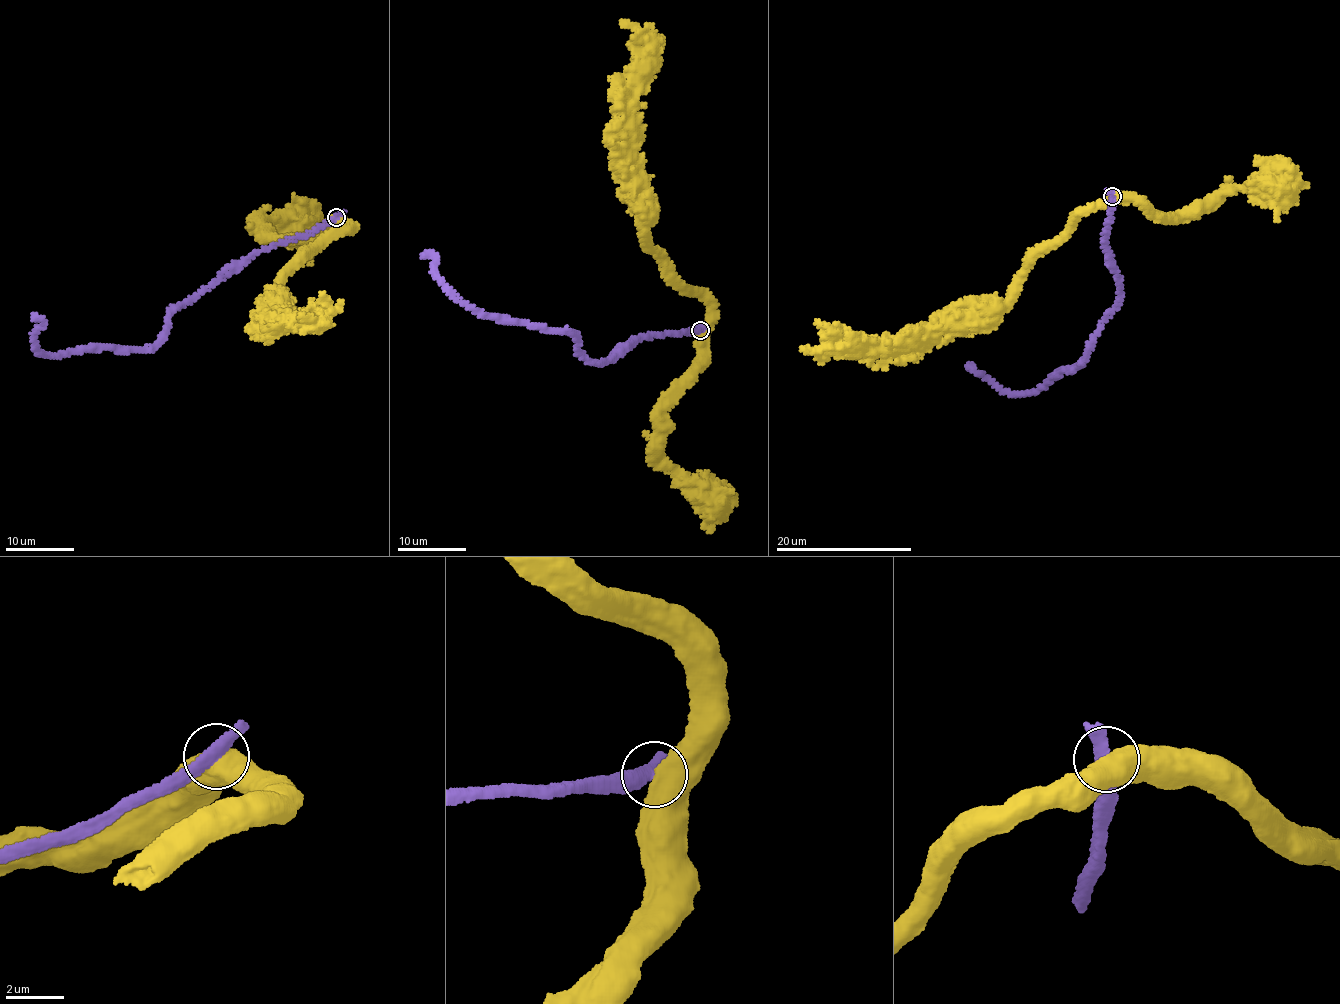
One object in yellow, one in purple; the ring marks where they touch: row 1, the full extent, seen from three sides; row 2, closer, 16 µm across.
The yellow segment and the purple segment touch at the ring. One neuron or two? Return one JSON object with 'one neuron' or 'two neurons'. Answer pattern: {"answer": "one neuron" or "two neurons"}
{"answer": "two neurons"}

